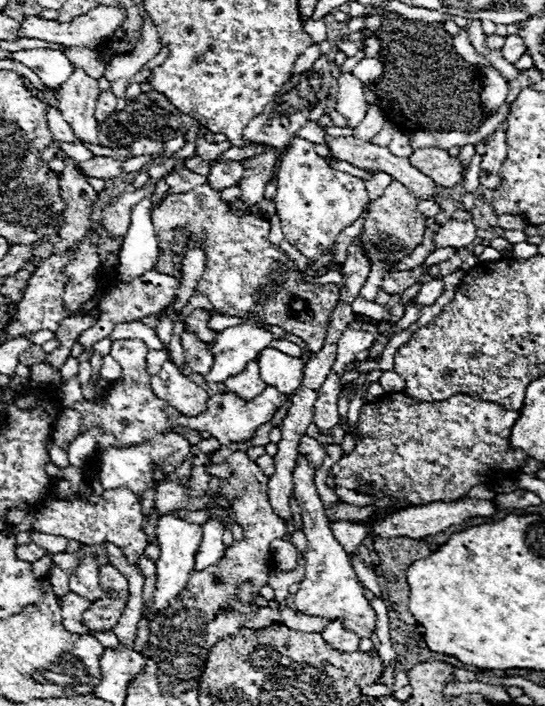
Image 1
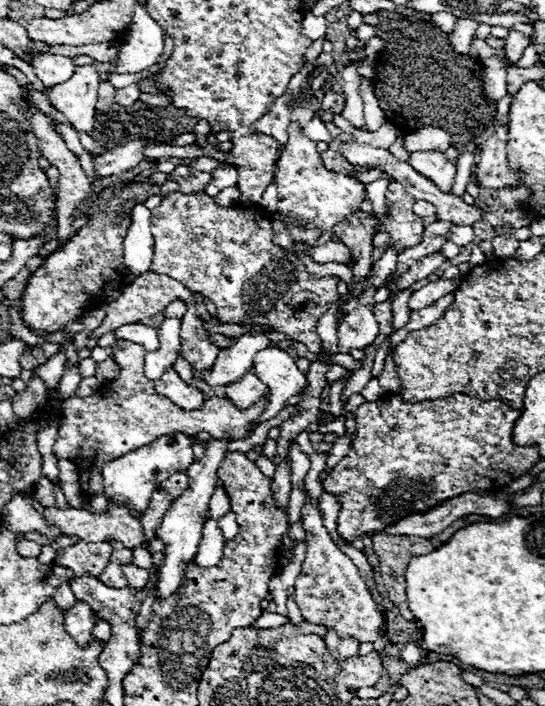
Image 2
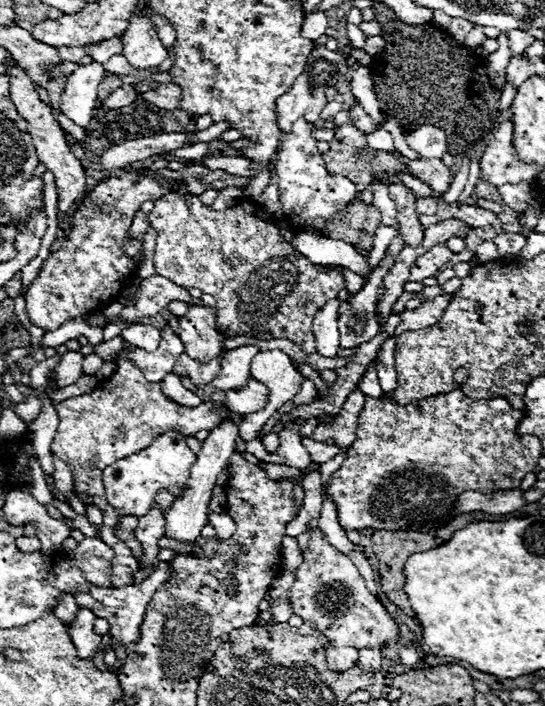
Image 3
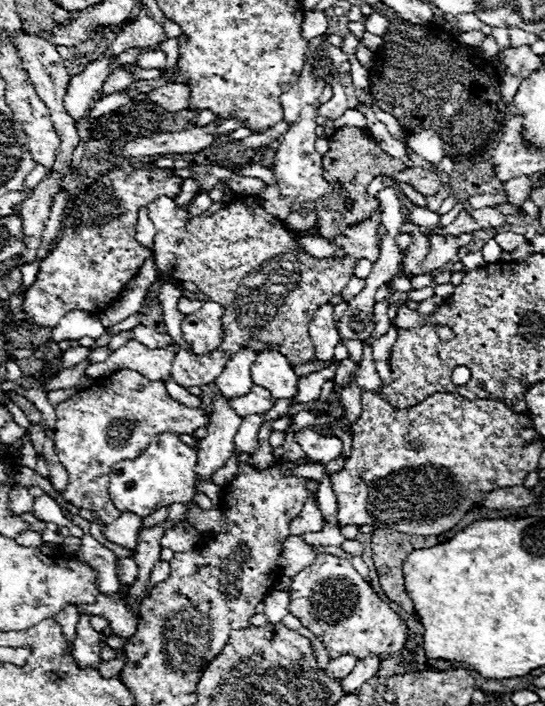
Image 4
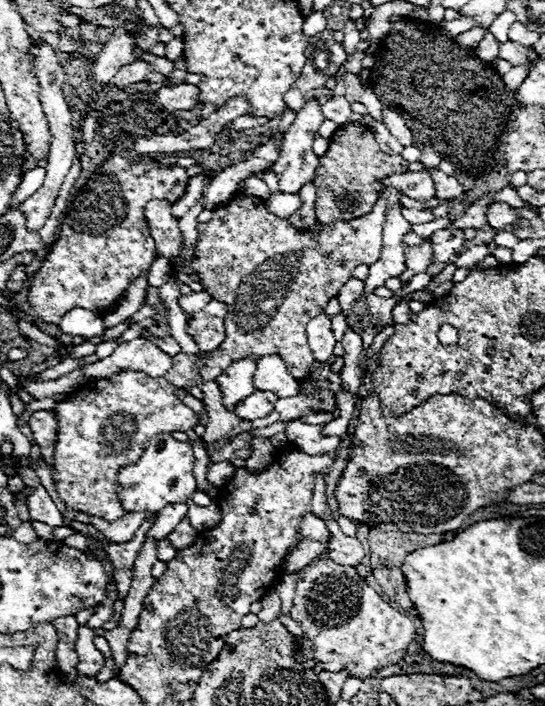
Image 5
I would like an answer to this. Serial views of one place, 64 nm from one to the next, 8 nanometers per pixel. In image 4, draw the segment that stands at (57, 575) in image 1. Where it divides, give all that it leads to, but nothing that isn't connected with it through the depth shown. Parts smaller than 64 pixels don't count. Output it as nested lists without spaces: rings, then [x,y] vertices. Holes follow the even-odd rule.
[[[70,606],[70,608],[62,610],[62,614],[56,614],[54,620],[62,628],[62,634],[66,638],[66,644],[72,646],[74,644],[74,636],[76,636],[76,622],[78,622],[76,606]]]

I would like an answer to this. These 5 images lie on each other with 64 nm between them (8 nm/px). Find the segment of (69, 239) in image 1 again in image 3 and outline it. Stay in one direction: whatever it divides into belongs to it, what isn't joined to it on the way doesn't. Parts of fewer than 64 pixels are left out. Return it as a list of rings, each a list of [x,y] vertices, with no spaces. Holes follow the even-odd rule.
[[[8,60],[4,64],[8,68],[8,78],[10,78],[10,100],[12,104],[16,106],[18,114],[26,120],[28,124],[28,134],[32,136],[32,144],[34,144],[34,150],[36,150],[36,156],[38,160],[56,176],[56,188],[58,188],[58,210],[60,210],[60,216],[66,216],[66,210],[72,208],[72,204],[84,196],[84,190],[86,190],[86,178],[84,178],[84,168],[80,166],[78,158],[68,150],[66,146],[66,140],[64,140],[64,134],[58,126],[58,122],[54,120],[50,108],[40,100],[32,80],[28,78],[28,74],[14,62],[14,60]]]

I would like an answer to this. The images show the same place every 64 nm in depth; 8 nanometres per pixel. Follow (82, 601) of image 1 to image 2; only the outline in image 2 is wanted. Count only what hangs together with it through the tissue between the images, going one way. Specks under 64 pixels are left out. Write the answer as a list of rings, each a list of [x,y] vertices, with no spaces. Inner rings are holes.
[[[76,602],[74,608],[70,608],[64,614],[64,626],[66,626],[68,634],[74,636],[74,640],[78,642],[80,648],[90,646],[90,642],[94,640],[94,636],[92,636],[92,628],[94,628],[92,610],[84,602]]]

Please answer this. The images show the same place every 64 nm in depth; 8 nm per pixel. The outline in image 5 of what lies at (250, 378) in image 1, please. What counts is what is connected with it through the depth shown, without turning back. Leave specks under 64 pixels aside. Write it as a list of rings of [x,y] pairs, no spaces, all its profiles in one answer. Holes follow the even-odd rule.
[[[256,390],[250,398],[246,398],[244,402],[240,402],[240,404],[238,404],[236,414],[238,414],[242,420],[256,420],[256,418],[264,418],[266,414],[270,414],[270,412],[274,410],[276,400],[278,400],[278,396],[276,396],[276,394]]]

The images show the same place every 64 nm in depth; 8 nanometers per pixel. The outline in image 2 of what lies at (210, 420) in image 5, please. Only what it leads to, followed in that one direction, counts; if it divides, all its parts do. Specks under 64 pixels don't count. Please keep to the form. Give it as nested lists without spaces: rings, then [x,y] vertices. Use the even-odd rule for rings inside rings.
[[[220,438],[206,440],[204,456],[188,468],[188,488],[184,490],[184,494],[180,498],[176,498],[172,502],[172,506],[168,508],[168,512],[162,518],[162,526],[158,528],[158,538],[166,542],[166,558],[158,568],[158,574],[160,574],[160,582],[158,582],[158,590],[156,590],[158,596],[170,596],[174,590],[178,590],[178,586],[182,582],[182,574],[184,574],[184,564],[194,560],[194,556],[196,556],[196,548],[202,538],[202,526],[206,522],[204,512],[208,510],[212,492],[218,486],[216,472],[226,458],[228,444],[230,444],[230,440],[220,440]]]

